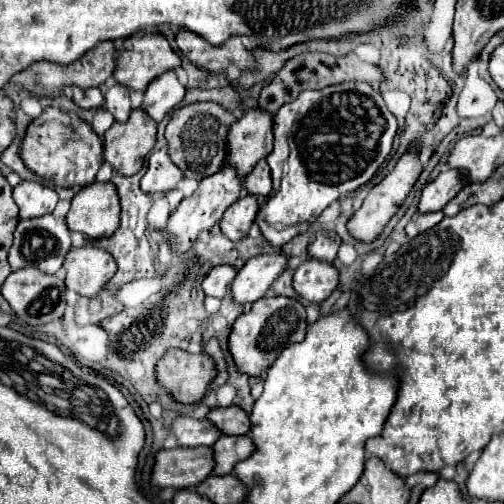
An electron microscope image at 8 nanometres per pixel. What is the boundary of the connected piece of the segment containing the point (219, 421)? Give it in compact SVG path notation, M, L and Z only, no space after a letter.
M228 406L228 408L212 408L208 414L208 420L212 420L224 434L248 434L250 432L250 418L240 406Z

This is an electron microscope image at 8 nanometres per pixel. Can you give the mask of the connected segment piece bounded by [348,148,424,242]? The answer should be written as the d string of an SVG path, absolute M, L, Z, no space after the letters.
M408 148L406 154L396 162L394 170L392 170L378 186L374 186L374 188L370 190L370 194L366 196L364 204L360 206L360 210L348 220L348 230L352 232L352 236L354 236L356 240L360 240L360 242L374 242L374 240L380 236L382 228L390 222L390 218L398 212L398 208L402 206L402 202L404 202L406 196L410 194L412 186L416 184L416 180L418 180L420 174L422 174L422 170L424 170L424 166L422 166L422 162L418 160L418 152L412 150L412 148Z

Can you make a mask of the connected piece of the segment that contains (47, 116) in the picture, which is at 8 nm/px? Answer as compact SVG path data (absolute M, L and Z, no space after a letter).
M44 108L44 112L34 118L26 130L22 160L34 174L54 186L88 186L94 182L102 166L102 140L92 132L88 122L72 120L58 108Z

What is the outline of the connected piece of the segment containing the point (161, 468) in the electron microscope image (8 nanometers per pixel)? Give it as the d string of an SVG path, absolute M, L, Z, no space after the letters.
M174 448L160 450L152 470L152 484L158 488L196 488L216 466L212 448Z

